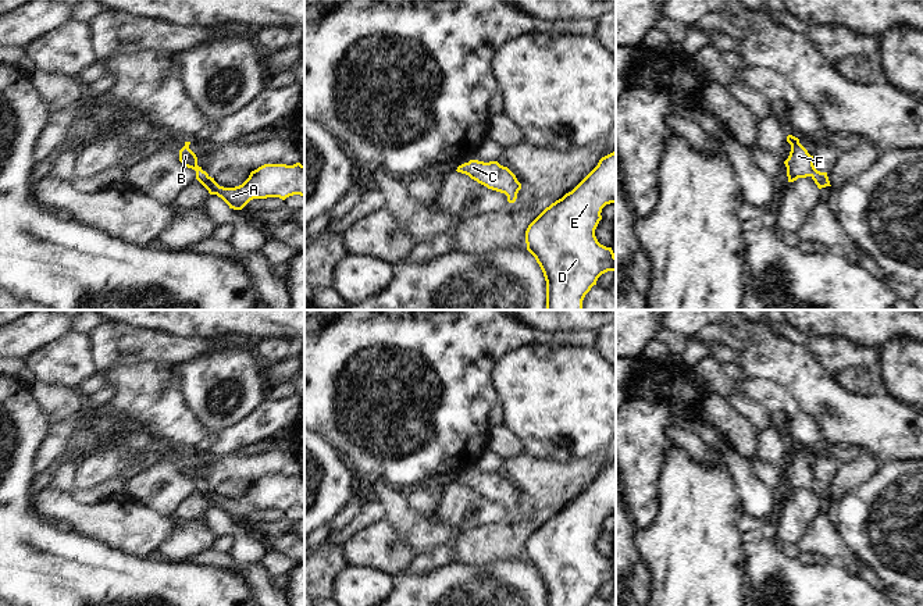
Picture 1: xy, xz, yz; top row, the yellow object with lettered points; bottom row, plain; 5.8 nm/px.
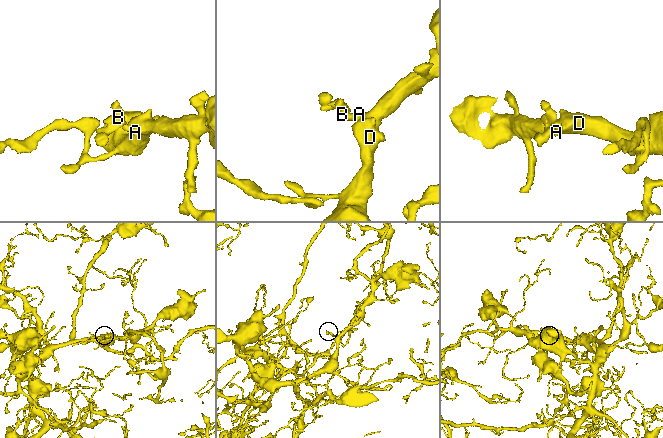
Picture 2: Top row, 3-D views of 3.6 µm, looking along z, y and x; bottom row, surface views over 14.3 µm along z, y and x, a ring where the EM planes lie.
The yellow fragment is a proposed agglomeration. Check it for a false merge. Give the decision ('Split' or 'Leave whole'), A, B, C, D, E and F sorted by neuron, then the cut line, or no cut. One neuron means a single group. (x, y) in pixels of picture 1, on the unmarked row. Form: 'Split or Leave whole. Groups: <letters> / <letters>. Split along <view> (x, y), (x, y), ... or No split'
Leave whole. Groups: A B C D E F. No split.

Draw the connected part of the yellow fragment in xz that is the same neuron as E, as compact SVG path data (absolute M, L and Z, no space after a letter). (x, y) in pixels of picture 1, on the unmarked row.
M616 461L602 468L571 503L546 518L528 537L527 562L544 584L546 606L587 606L602 585L616 582L612 559L601 556L595 548L602 520L610 514L616 516Z

